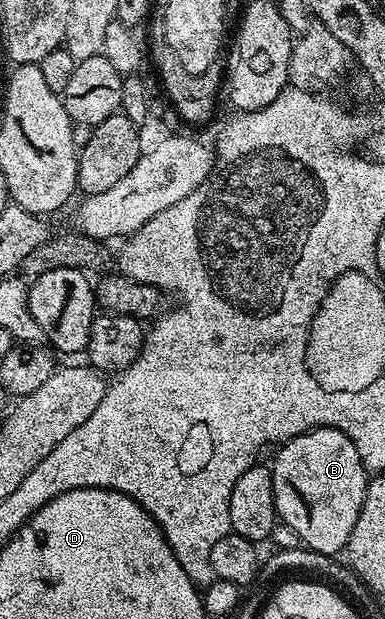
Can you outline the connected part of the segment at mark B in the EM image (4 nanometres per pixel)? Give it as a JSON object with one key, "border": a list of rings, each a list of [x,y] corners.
{"border":[[[328,427],[293,436],[278,450],[272,463],[272,482],[279,521],[292,526],[306,548],[331,557],[341,553],[356,518],[360,518],[360,506],[364,506],[368,473],[360,462],[360,450],[348,434]]]}

